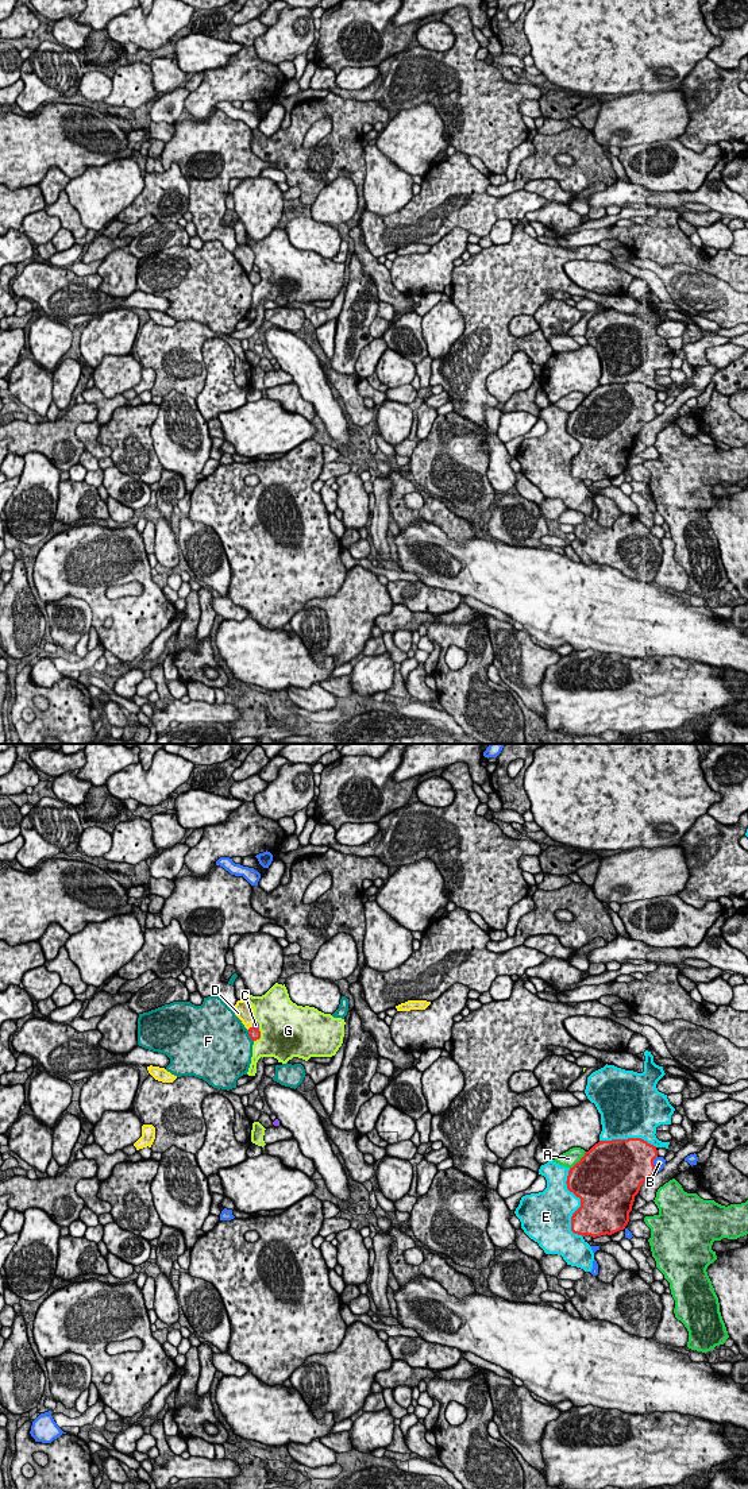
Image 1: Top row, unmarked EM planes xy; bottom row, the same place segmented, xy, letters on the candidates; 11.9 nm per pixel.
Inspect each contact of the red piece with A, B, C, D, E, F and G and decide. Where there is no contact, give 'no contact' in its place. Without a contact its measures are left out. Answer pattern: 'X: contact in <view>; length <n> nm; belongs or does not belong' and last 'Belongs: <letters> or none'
A: contact in xy; length 280 nm; does not belong
B: contact in xy; length 190 nm; does not belong
C: contact in xy; length 90 nm; does not belong
D: contact in xy; length 70 nm; does not belong
E: contact in xy; length 850 nm; does not belong
F: contact in xy; length 160 nm; does not belong
G: contact in xy; length 170 nm; does not belong
Belongs: none

